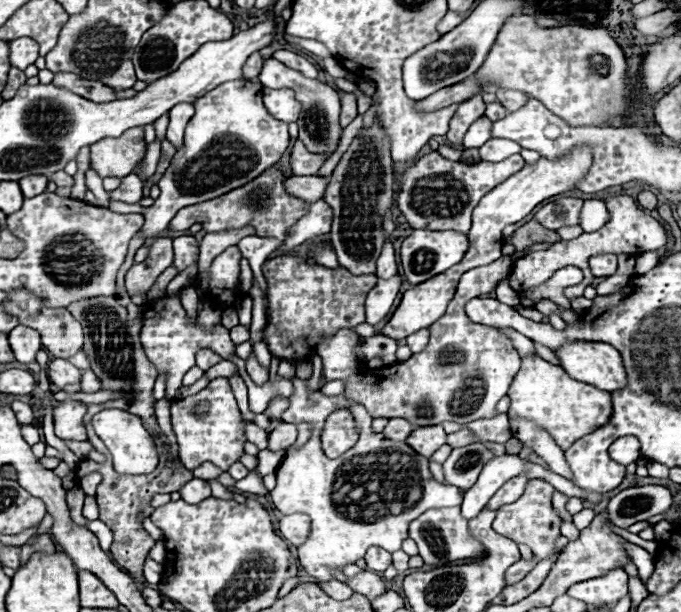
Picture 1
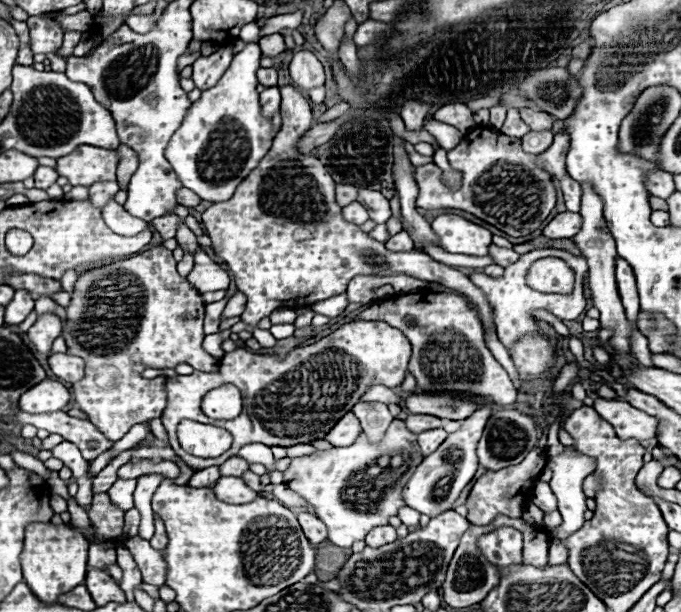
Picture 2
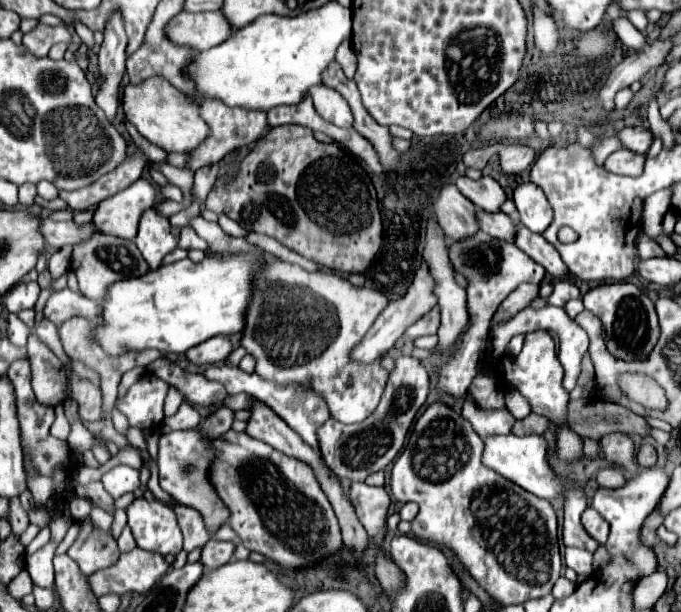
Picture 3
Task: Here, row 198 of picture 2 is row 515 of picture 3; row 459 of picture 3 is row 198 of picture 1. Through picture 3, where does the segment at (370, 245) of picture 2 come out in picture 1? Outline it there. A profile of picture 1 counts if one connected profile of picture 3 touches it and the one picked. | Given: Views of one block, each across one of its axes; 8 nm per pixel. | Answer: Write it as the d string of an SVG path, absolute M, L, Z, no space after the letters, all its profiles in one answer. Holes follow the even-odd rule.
M272 166L270 170L266 170L262 176L258 176L254 182L248 182L246 186L242 186L240 190L232 190L230 194L224 194L222 198L214 198L212 202L202 202L198 206L186 206L182 210L178 210L178 214L172 218L168 230L170 232L182 232L188 230L192 224L200 222L204 224L206 232L222 232L222 230L232 230L232 228L244 228L244 226L254 226L258 236L266 236L266 238L286 238L286 230L300 218L306 214L308 210L308 202L302 202L298 198L290 198L290 194L286 194L284 190L284 180L290 174L284 172L278 166Z

